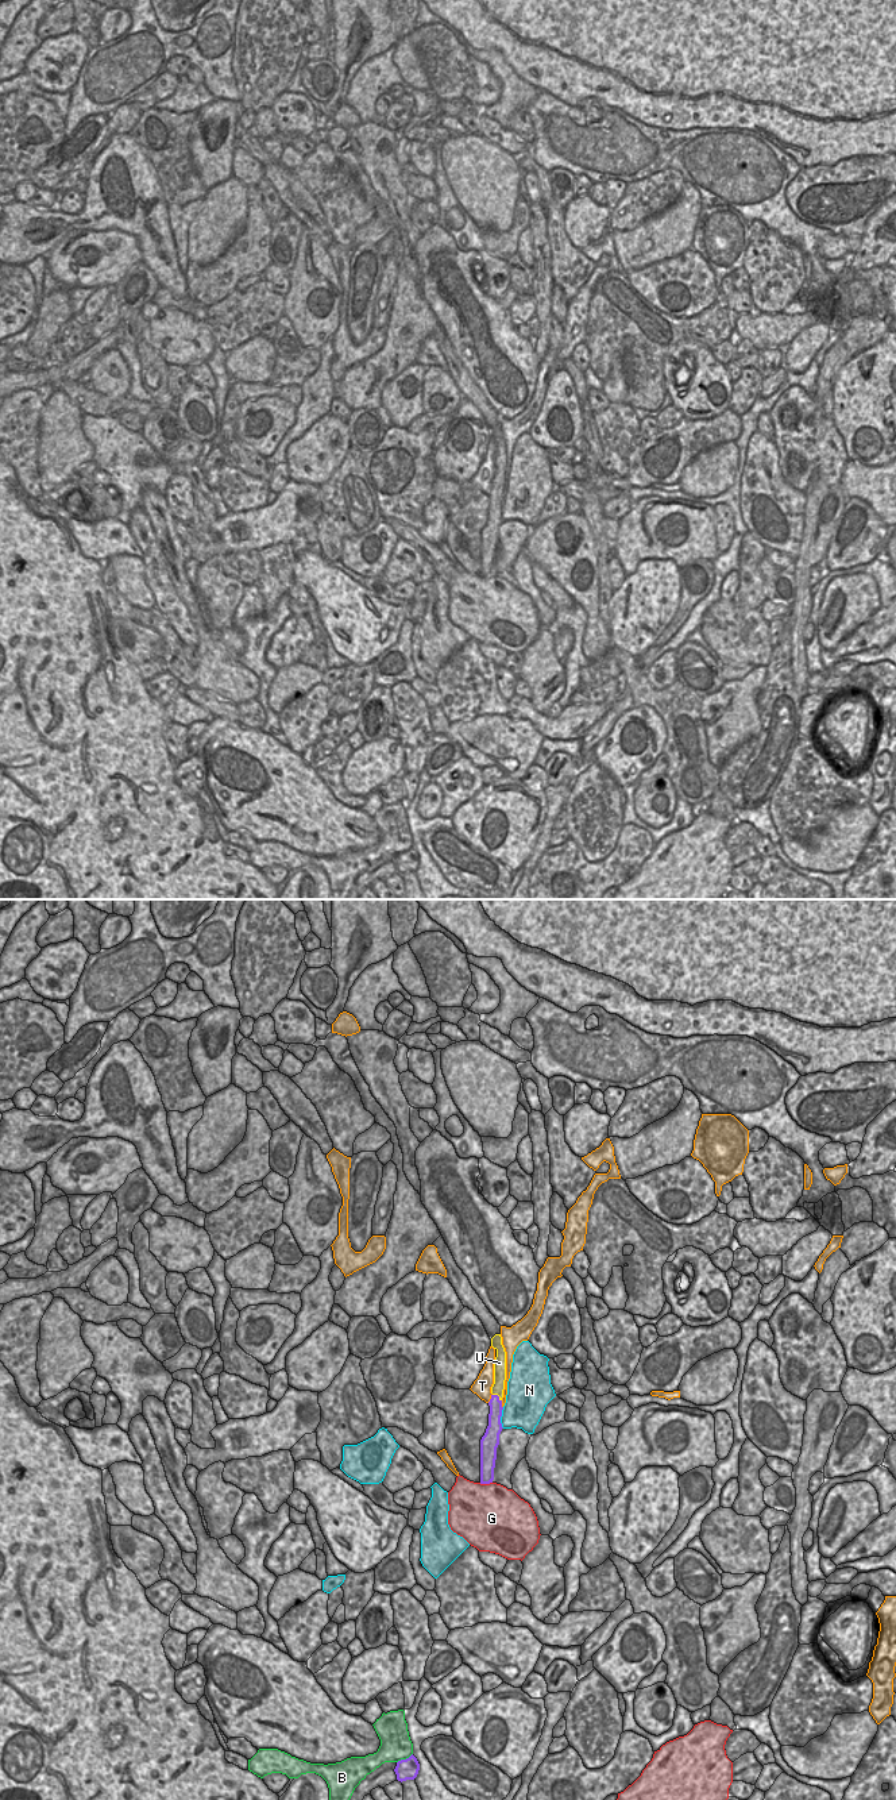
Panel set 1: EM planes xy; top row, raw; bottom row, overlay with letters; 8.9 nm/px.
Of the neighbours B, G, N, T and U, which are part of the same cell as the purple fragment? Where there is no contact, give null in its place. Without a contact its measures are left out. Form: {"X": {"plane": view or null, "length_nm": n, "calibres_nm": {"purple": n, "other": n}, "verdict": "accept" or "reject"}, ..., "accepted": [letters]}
{"B": {"plane": "xy", "length_nm": 170, "calibres_nm": {"purple": 190, "other": 280}, "verdict": "reject"}, "G": {"plane": "xy", "length_nm": 120, "calibres_nm": {"purple": 140, "other": 480}, "verdict": "reject"}, "N": {"plane": "xy", "length_nm": 190, "calibres_nm": {"purple": 160, "other": 340}, "verdict": "reject"}, "T": {"plane": "xy", "length_nm": 90, "calibres_nm": {"purple": 120, "other": 170}, "verdict": "reject"}, "U": {"plane": "xy", "length_nm": 110, "calibres_nm": {"purple": 120, "other": 120}, "verdict": "accept"}, "accepted": ["U"]}

